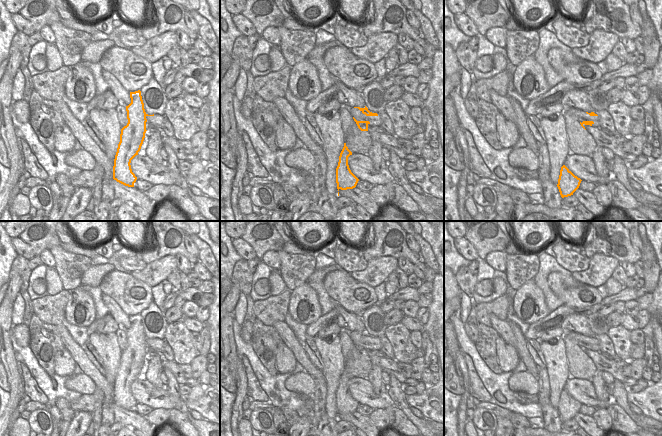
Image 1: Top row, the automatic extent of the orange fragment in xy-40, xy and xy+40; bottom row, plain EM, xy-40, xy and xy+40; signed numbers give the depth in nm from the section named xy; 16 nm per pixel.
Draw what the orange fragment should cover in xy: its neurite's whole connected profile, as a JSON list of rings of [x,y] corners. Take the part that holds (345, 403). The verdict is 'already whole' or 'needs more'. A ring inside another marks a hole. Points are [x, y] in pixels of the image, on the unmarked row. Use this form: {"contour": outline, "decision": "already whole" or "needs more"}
{"contour": [[[344,367],[344,371],[339,380],[338,390],[336,392],[336,407],[338,415],[353,413],[356,411],[359,403],[351,396],[348,389],[348,381],[352,376]]], "decision": "already whole"}

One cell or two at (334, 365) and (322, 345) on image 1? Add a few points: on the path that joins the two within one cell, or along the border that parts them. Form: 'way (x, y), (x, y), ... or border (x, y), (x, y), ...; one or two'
way (333, 360), (327, 350); one

